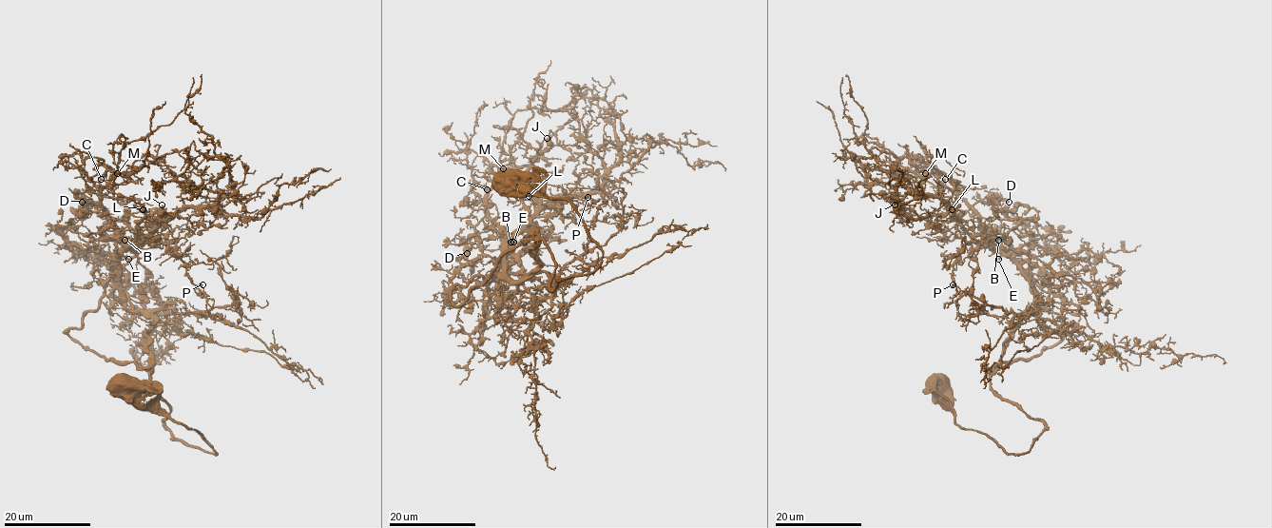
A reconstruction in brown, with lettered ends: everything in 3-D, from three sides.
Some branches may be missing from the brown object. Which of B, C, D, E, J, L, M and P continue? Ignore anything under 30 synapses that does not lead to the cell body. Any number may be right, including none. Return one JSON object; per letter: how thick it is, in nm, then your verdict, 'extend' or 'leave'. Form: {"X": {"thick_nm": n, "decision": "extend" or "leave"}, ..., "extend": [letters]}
{"B": {"thick_nm": 90, "decision": "leave"}, "C": {"thick_nm": 140, "decision": "leave"}, "D": {"thick_nm": 320, "decision": "leave"}, "E": {"thick_nm": 200, "decision": "leave"}, "J": {"thick_nm": 200, "decision": "leave"}, "L": {"thick_nm": 240, "decision": "extend"}, "M": {"thick_nm": 160, "decision": "leave"}, "P": {"thick_nm": 190, "decision": "leave"}, "extend": ["L"]}

